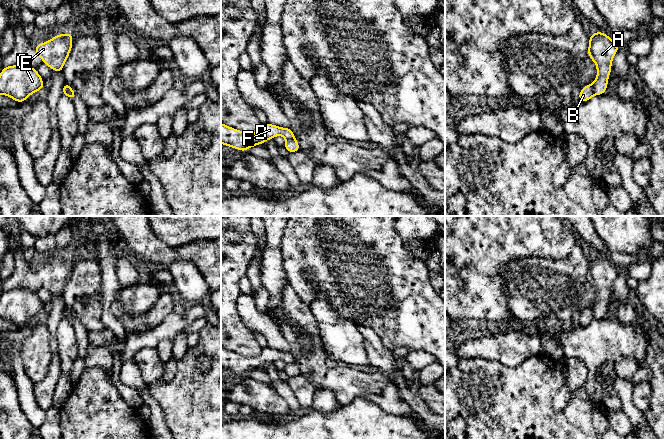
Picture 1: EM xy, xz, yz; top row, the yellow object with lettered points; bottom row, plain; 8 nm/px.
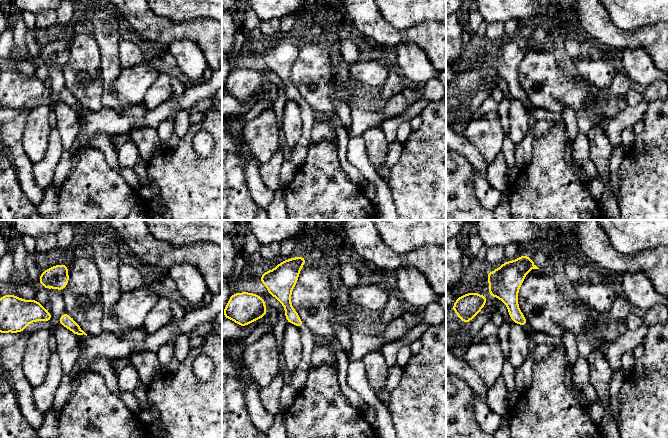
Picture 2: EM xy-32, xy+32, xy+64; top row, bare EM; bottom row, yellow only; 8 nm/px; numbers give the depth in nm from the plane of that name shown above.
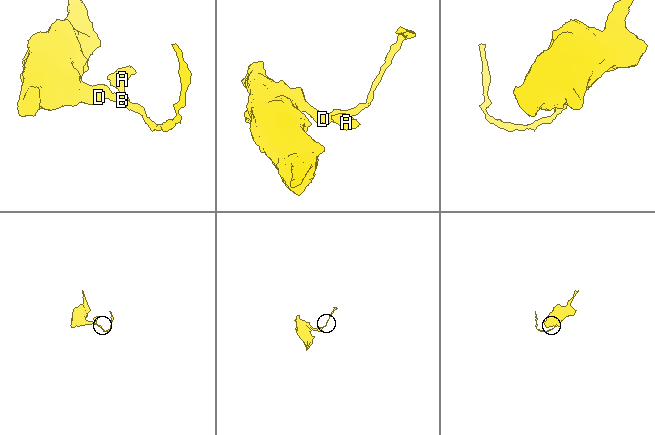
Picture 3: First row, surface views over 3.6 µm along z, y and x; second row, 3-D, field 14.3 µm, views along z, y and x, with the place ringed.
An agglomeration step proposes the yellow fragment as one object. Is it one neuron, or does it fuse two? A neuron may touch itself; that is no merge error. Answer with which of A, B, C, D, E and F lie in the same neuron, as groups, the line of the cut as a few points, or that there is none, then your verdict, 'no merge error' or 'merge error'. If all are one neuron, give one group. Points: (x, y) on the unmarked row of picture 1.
groups A E / B C D F; cut yz (591, 309), (594, 318); merge error

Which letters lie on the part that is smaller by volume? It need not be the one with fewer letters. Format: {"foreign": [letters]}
{"foreign": ["A", "E"]}

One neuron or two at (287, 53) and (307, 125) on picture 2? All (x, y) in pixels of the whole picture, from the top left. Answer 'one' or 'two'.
one

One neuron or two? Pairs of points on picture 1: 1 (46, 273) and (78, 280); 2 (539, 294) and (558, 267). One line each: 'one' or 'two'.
1: two
2: one

